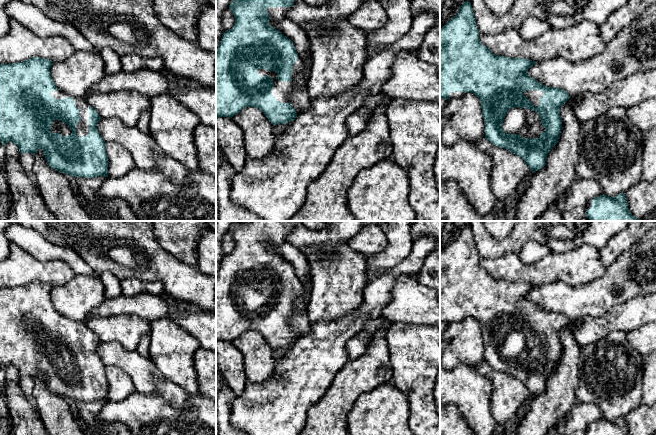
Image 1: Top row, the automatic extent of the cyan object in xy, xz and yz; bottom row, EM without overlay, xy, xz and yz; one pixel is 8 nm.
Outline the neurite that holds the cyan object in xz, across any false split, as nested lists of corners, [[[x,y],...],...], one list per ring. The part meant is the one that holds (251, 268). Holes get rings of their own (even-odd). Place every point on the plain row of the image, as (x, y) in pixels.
[[[241,221],[230,227],[229,233],[234,238],[235,247],[230,254],[224,256],[216,275],[216,342],[232,342],[246,331],[256,331],[274,349],[295,344],[297,338],[290,323],[295,303],[303,293],[303,283],[292,264],[269,249],[270,246],[276,248],[286,242],[287,235],[293,228],[293,221]]]

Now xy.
[[[41,281],[30,282],[26,285],[13,288],[0,288],[0,365],[2,367],[2,371],[8,366],[13,366],[18,370],[20,378],[31,377],[32,379],[41,372],[49,390],[61,397],[69,398],[73,401],[84,402],[93,402],[98,400],[108,401],[109,385],[106,378],[106,366],[102,363],[97,352],[98,345],[101,341],[97,335],[89,329],[85,321],[74,321],[57,312],[50,297],[52,288],[53,286],[51,284]]]

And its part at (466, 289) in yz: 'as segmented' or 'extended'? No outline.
extended

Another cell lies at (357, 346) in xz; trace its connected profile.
[[[363,331],[359,332],[352,339],[350,339],[346,347],[349,361],[363,355],[367,350],[368,344],[367,334]]]

